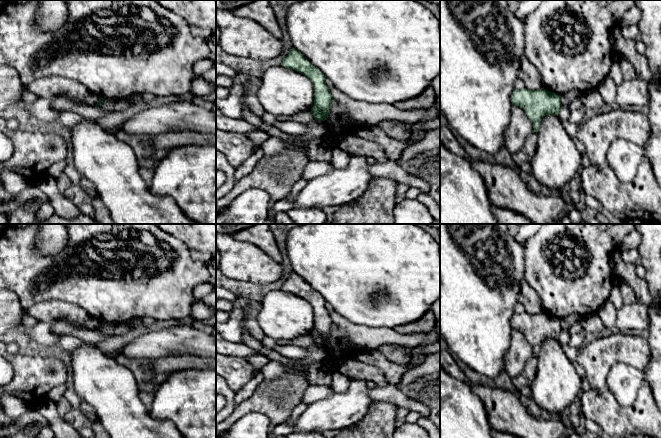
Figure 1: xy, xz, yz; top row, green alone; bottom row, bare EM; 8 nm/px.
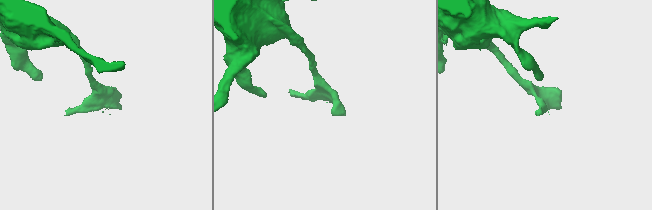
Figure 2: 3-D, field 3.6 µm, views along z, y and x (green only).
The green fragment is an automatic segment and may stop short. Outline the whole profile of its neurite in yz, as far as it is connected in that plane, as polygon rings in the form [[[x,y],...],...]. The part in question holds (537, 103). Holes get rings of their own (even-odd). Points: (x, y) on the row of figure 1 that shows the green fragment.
[[[544,88],[538,90],[514,89],[511,93],[511,102],[525,110],[526,115],[533,123],[534,132],[540,129],[541,120],[545,115],[558,116],[562,107],[561,95]]]

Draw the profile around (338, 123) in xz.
[[[335,99],[331,103],[329,115],[324,123],[327,128],[326,135],[333,138],[333,143],[336,144],[338,144],[341,136],[358,135],[358,129],[361,126],[349,116],[347,109]]]

